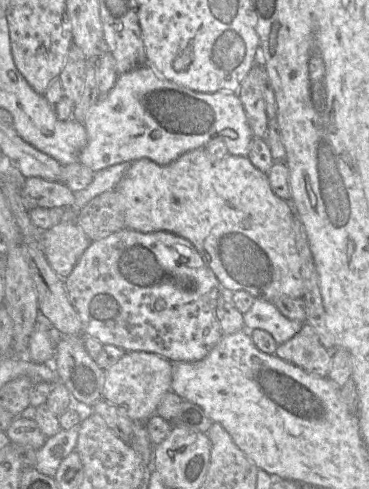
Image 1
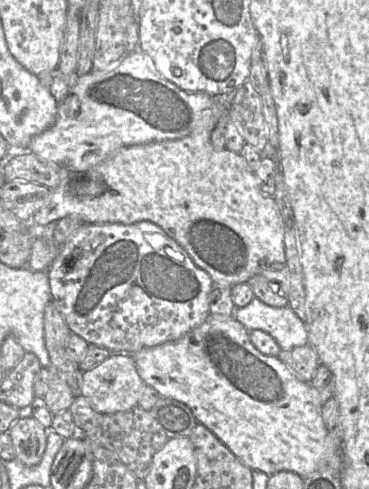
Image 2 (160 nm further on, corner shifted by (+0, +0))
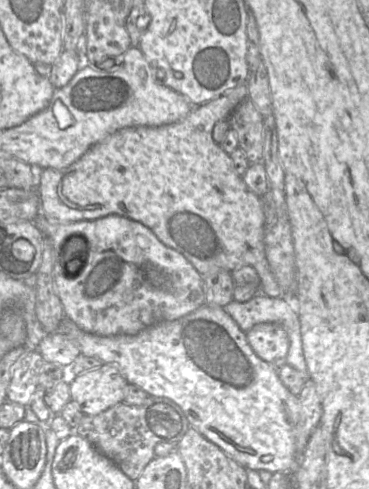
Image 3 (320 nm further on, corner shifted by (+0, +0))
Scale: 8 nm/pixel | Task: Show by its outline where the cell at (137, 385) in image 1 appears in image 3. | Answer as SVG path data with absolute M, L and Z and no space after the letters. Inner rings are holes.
M102 364L76 376L70 384L71 400L80 406L84 415L97 415L118 403L122 403L127 385L128 382L115 365Z

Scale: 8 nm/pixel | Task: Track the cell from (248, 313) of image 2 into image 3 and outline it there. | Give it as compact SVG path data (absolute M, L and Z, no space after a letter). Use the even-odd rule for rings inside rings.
M259 292L249 301L232 300L222 308L245 333L260 323L281 325L286 330L290 342L287 364L302 373L307 373L300 320L289 297L271 298Z

